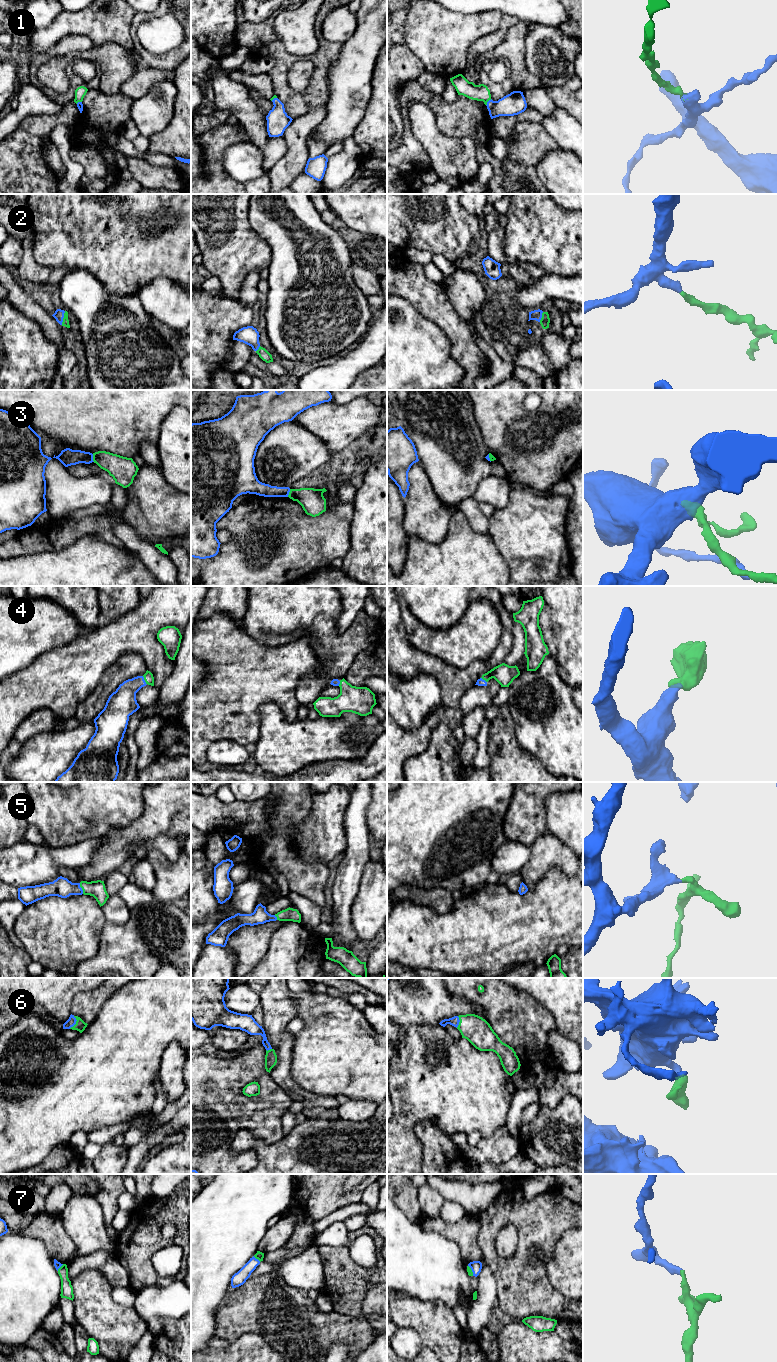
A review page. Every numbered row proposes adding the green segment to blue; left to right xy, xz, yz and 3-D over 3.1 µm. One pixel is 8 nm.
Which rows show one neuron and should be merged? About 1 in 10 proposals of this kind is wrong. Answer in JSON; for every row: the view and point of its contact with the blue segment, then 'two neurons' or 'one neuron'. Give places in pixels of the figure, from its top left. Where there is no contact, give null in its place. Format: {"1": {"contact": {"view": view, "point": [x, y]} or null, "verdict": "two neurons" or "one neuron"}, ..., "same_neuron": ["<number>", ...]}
{"1": {"contact": {"view": "yz", "point": [487, 102]}, "verdict": "one neuron"}, "2": {"contact": {"view": "xy", "point": [63, 317]}, "verdict": "one neuron"}, "3": {"contact": {"view": "xy", "point": [92, 458]}, "verdict": "two neurons"}, "4": {"contact": {"view": "xy", "point": [144, 680]}, "verdict": "one neuron"}, "5": {"contact": {"view": "xy", "point": [81, 888]}, "verdict": "one neuron"}, "6": {"contact": {"view": "xy", "point": [75, 1023]}, "verdict": "one neuron"}, "7": {"contact": {"view": "xz", "point": [257, 1259]}, "verdict": "one neuron"}, "same_neuron": ["1", "2", "4", "5", "6", "7"]}

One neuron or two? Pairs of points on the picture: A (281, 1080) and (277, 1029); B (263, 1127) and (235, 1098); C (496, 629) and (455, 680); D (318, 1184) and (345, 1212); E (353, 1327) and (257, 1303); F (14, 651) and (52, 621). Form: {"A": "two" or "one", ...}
{"A": "one", "B": "one", "C": "two", "D": "two", "E": "one", "F": "one"}

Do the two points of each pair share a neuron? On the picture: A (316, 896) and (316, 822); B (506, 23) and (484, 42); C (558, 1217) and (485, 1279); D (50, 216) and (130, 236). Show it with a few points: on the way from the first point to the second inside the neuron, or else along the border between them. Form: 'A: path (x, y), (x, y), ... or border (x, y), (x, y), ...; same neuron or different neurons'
A: border (296, 848), (296, 853), (302, 860), (327, 864); different neurons
B: path (502, 29), (490, 42); same neuron
C: border (482, 1258), (495, 1280), (497, 1296); different neurons
D: path (70, 216), (110, 216); same neuron

